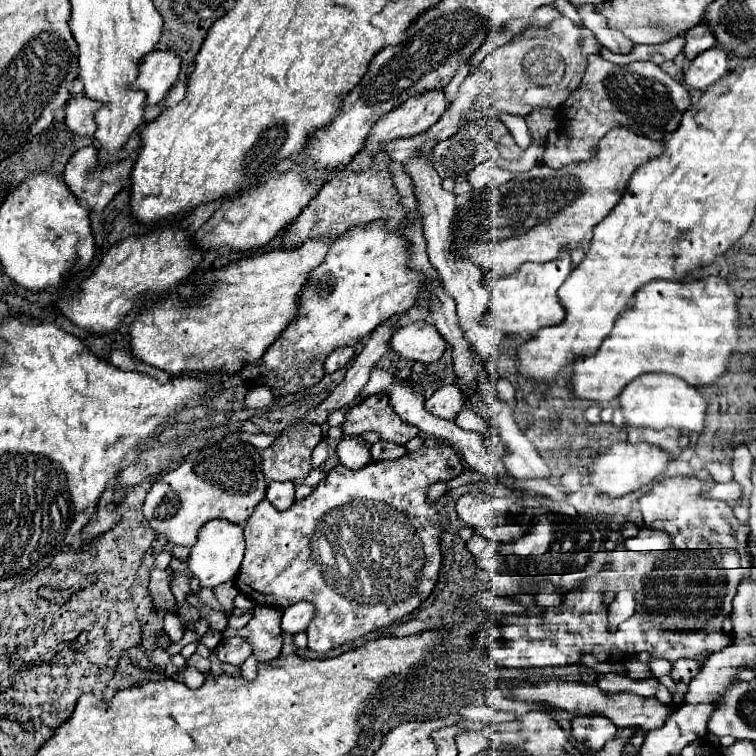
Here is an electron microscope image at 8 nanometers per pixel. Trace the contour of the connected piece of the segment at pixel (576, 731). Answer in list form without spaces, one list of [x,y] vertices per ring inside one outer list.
[[[579,715],[571,719],[571,733],[577,743],[583,743],[587,749],[601,751],[603,745],[615,737],[617,727],[601,715]]]

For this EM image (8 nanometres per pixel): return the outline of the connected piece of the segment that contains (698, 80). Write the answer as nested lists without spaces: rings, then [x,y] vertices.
[[[711,47],[711,49],[703,51],[701,55],[697,55],[689,63],[683,77],[685,77],[685,85],[703,91],[703,89],[707,89],[711,83],[715,83],[717,79],[721,79],[727,73],[729,73],[727,53],[723,49],[719,49],[719,47]]]

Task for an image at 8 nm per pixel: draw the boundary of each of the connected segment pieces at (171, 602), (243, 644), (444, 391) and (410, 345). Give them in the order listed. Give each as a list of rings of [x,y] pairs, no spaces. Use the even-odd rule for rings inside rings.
[[[153,569],[151,571],[151,581],[149,581],[149,593],[153,599],[153,605],[157,609],[163,609],[165,613],[173,613],[177,609],[175,597],[169,589],[169,573],[161,571],[161,569]]]
[[[231,637],[231,639],[225,639],[217,645],[219,661],[231,663],[235,667],[239,667],[249,655],[251,655],[251,645],[241,637]]]
[[[445,385],[437,389],[431,395],[431,399],[425,401],[425,411],[441,419],[455,419],[463,403],[465,403],[465,397],[459,393],[459,389],[455,385]]]
[[[419,321],[399,327],[393,333],[391,347],[399,357],[421,363],[435,363],[443,357],[447,343],[431,323]]]

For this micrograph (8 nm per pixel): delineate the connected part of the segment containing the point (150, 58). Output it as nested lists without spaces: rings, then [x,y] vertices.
[[[151,51],[141,59],[139,77],[131,89],[147,95],[147,105],[157,105],[165,99],[171,85],[177,81],[181,59],[169,51]]]

